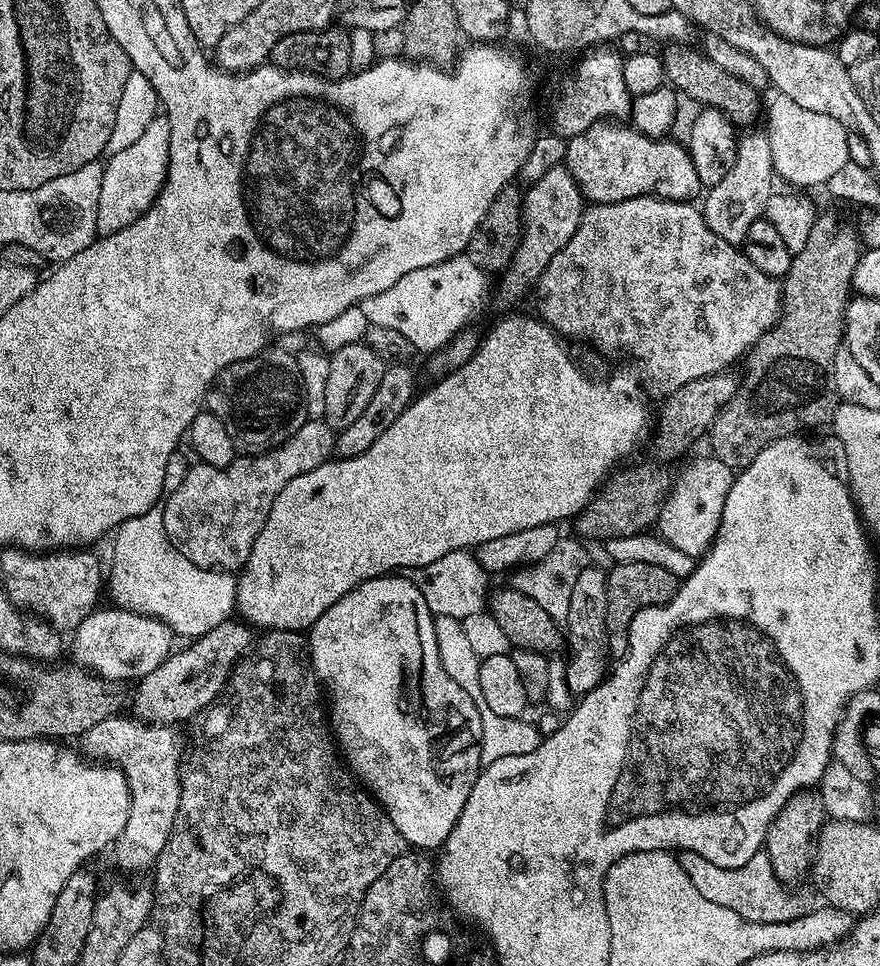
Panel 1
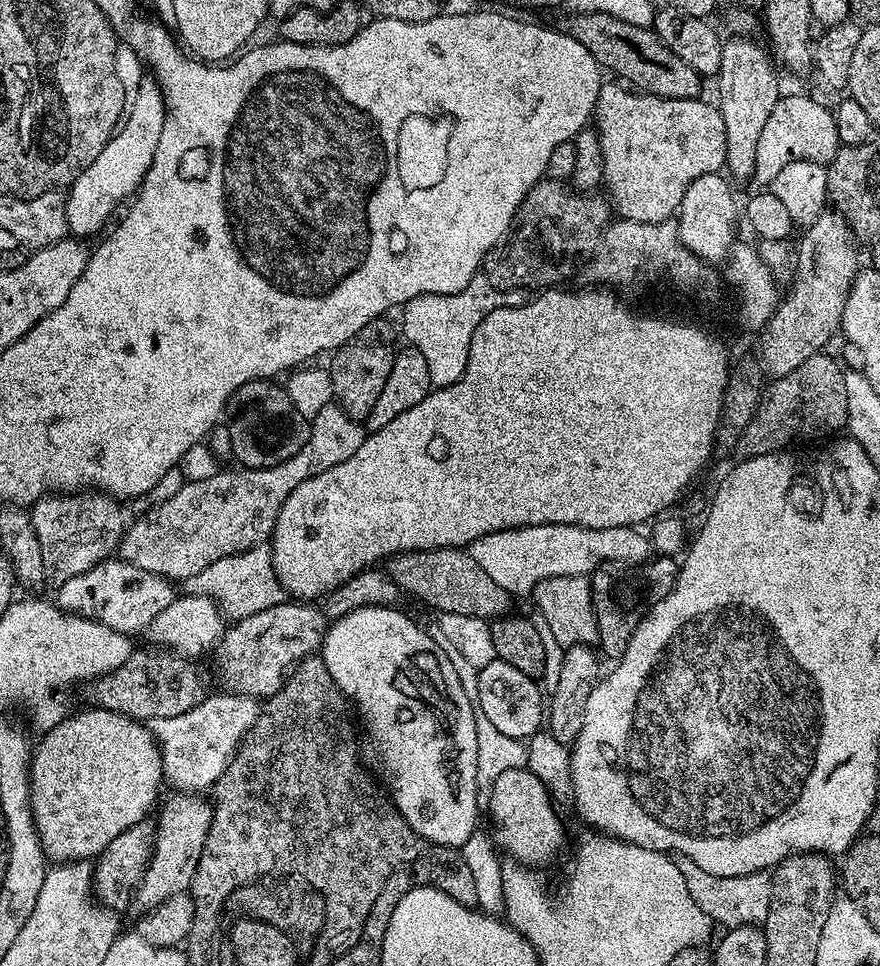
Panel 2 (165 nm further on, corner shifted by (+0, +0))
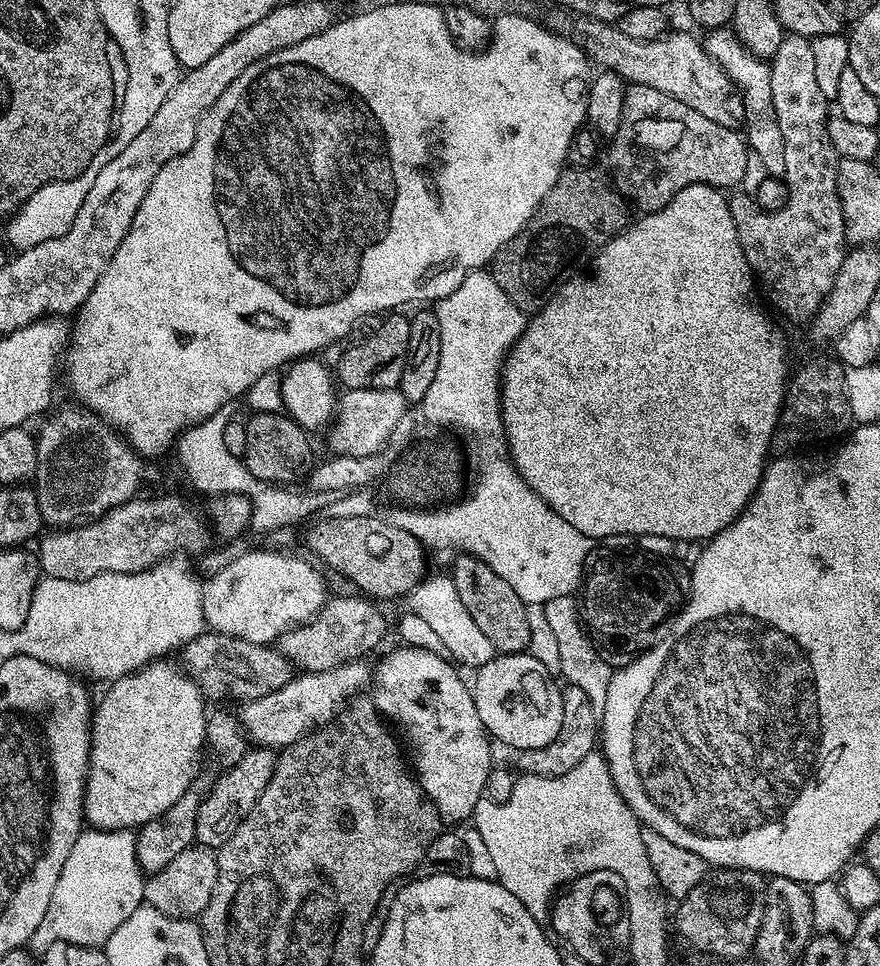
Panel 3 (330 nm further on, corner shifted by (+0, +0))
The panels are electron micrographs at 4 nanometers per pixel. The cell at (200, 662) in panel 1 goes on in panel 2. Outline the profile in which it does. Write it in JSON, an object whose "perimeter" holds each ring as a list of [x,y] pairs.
{"perimeter":[[[285,602],[283,604],[275,604],[270,606],[270,610],[258,610],[258,614],[250,614],[244,616],[241,620],[235,621],[231,626],[225,627],[223,636],[216,641],[214,645],[214,651],[211,653],[212,660],[216,663],[216,672],[220,675],[220,680],[224,683],[223,687],[227,691],[237,696],[255,696],[257,698],[267,698],[273,696],[278,689],[284,684],[284,681],[288,678],[288,673],[300,663],[306,656],[319,653],[324,643],[324,633],[328,631],[329,619],[324,616],[321,609],[312,602]]]}

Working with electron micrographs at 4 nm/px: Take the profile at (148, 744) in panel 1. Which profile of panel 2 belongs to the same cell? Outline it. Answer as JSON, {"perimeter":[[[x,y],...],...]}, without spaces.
{"perimeter":[[[227,690],[221,696],[209,694],[204,701],[186,714],[174,718],[157,718],[151,721],[150,731],[160,745],[164,780],[172,790],[199,793],[200,788],[211,789],[228,768],[244,735],[252,728],[258,715],[255,696],[237,696]]]}

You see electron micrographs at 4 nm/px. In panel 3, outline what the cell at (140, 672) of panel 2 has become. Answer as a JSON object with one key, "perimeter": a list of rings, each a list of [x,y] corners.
{"perimeter":[[[206,630],[201,636],[184,645],[182,655],[184,671],[192,677],[209,701],[224,700],[231,692],[240,702],[262,698],[272,692],[272,686],[276,690],[276,686],[286,676],[286,662],[282,662],[278,654],[272,654],[272,648],[262,650],[262,644],[248,646],[248,642],[242,638],[227,636],[221,632]]]}

